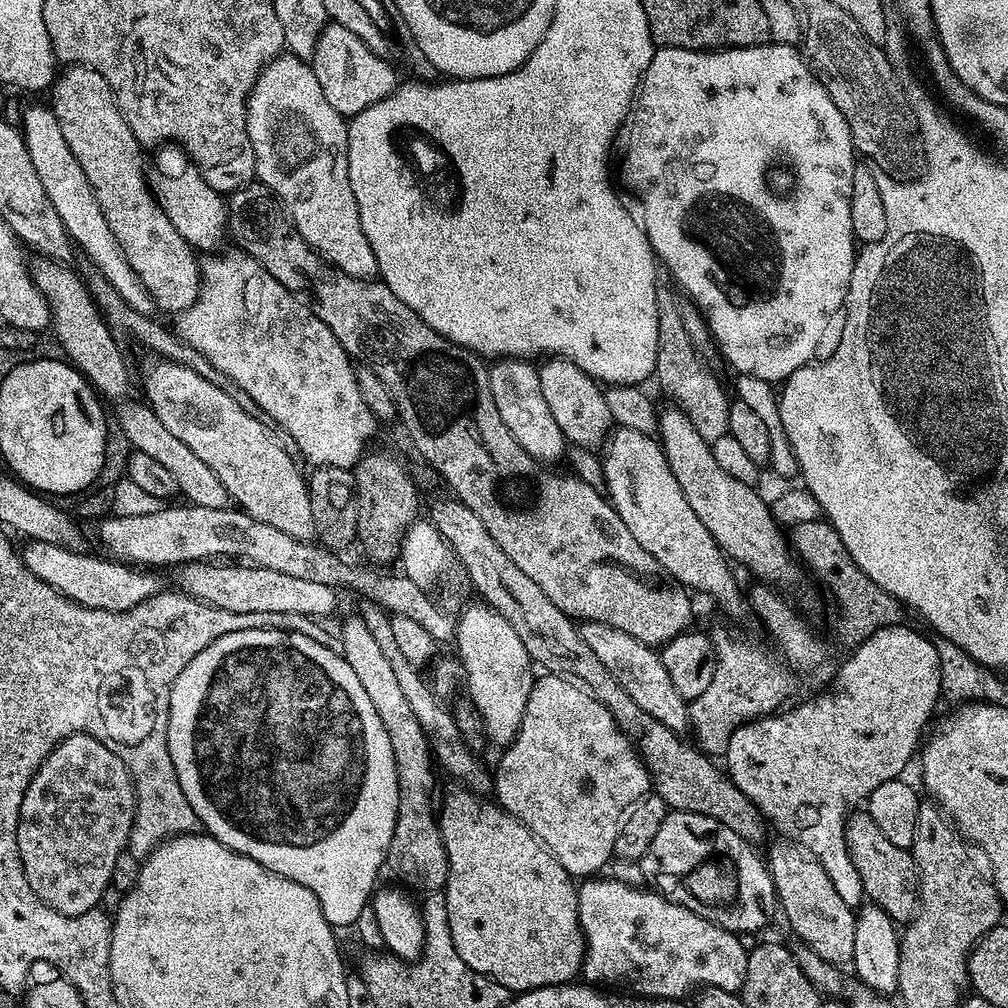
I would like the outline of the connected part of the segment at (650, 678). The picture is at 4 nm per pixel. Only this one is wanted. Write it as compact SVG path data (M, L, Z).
M593 620L581 623L579 625L578 631L580 633L580 637L584 639L586 642L586 646L590 646L590 650L594 650L594 654L598 658L598 662L602 662L602 666L606 666L606 670L610 670L612 672L612 677L622 686L622 690L626 690L626 694L629 696L631 700L636 703L637 709L642 713L645 712L645 717L657 720L662 726L666 726L671 732L677 734L684 734L689 731L690 728L690 712L686 709L686 702L681 698L678 694L678 690L674 690L674 682L670 682L670 674L666 674L666 666L662 666L662 658L660 657L659 651L651 644L643 644L642 642L638 642L638 638L630 638L630 634L626 634L625 632L619 632L618 630L614 630L610 626L606 626L605 624L599 624L598 622L594 622Z

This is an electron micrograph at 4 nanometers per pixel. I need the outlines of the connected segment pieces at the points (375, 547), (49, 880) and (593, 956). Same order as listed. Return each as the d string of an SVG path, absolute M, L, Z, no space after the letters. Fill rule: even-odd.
M370 452L361 455L354 469L358 514L356 538L359 547L364 547L365 554L374 563L388 564L399 557L400 541L408 527L417 519L416 507L420 502L407 470L388 452Z
M77 734L75 736L67 736L65 740L61 740L57 744L56 749L45 758L40 764L40 769L32 775L32 780L26 786L24 797L22 798L22 806L20 807L20 817L18 818L18 830L16 837L18 838L18 854L22 862L22 870L26 874L26 882L30 882L30 890L34 890L34 894L46 906L55 911L61 912L62 915L80 915L86 914L87 911L95 909L103 898L104 891L109 891L111 880L111 870L113 869L114 860L119 856L120 852L125 851L126 845L129 843L132 835L132 818L136 809L136 792L132 789L132 775L126 770L126 766L120 759L113 754L102 742L98 742L93 736Z
M611 878L600 879L585 879L578 888L580 929L584 931L582 976L585 981L599 982L601 985L629 984L635 995L661 1000L684 998L688 991L691 993L706 984L731 992L743 989L749 949L744 948L740 941L743 939L737 933L710 923L655 890L644 892L643 887L635 888Z

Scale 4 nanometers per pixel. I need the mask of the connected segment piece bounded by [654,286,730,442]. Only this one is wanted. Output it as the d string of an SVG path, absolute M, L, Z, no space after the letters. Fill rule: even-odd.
M657 287L658 302L658 354L656 355L656 370L654 380L660 383L660 388L669 396L671 403L679 411L686 414L690 426L702 434L709 442L728 435L728 406L730 396L724 393L722 385L706 365L700 361L701 353L692 343L690 334L686 334L686 326L682 326L680 313L681 301L670 289Z

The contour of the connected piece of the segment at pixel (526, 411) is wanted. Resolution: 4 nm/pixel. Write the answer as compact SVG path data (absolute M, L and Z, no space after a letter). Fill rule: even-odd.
M502 358L489 367L488 381L491 396L514 440L541 465L552 466L555 460L563 461L566 456L566 441L558 422L554 422L554 414L550 414L550 406L546 406L546 398L542 398L540 373L535 363L524 358Z

